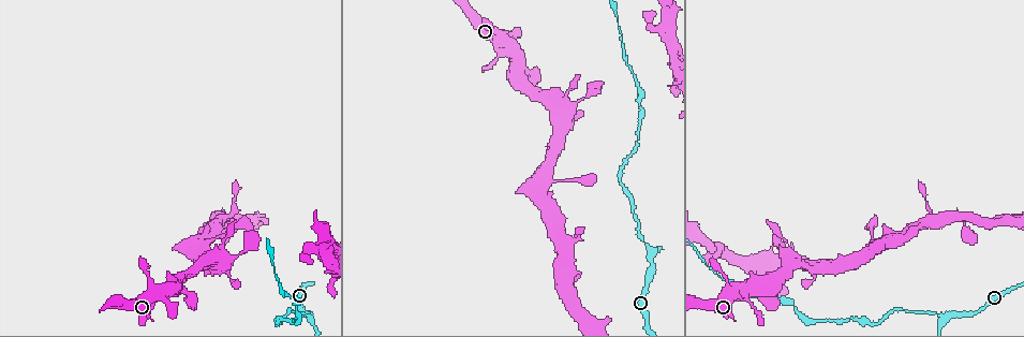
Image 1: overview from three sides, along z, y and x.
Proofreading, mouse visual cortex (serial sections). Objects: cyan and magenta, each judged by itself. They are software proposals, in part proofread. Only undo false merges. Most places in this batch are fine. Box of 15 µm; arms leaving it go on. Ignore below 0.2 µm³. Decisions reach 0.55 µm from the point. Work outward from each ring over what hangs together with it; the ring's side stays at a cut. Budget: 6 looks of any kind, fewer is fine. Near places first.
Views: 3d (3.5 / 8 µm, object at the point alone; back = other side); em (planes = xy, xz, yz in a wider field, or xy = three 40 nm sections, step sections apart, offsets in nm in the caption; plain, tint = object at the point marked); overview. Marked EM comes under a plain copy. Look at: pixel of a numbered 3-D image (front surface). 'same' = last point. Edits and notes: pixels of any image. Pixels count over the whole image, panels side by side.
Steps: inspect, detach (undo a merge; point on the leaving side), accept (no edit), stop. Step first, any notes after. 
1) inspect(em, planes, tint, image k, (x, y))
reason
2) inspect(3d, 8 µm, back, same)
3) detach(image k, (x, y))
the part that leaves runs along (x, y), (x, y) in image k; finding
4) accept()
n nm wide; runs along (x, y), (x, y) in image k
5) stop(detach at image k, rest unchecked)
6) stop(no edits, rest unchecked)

inspect(3d, 3.5 µm, image 1, (789, 264))
two arms in line, one across

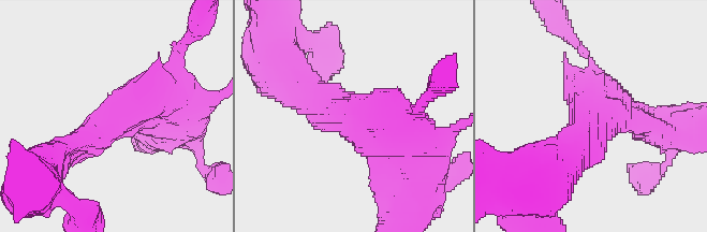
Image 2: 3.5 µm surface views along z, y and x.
inspect(em, xy, step 3, tint, image 2, (110, 120))
3 arms; arms of 350, 450, 600 nm; shape alone is not enough

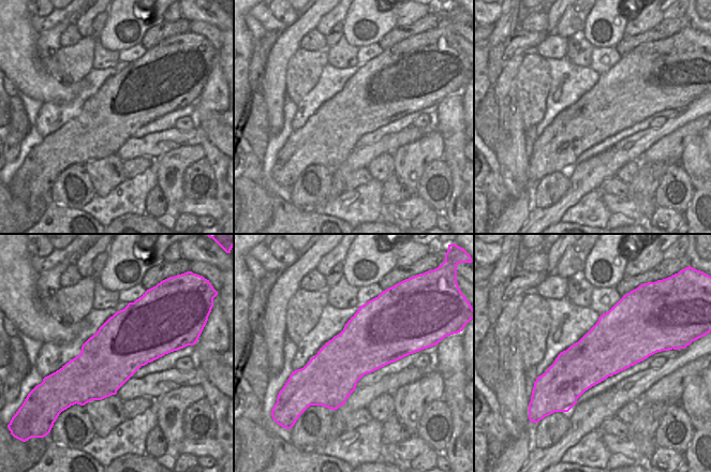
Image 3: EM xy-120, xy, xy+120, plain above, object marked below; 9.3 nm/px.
accept()
runs along (295, 92), (332, 105), (411, 163) in image 2; continuous, no second cell

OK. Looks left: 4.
inspect(3d, 3.5 µm, image 1, (577, 271))
abrupt turn

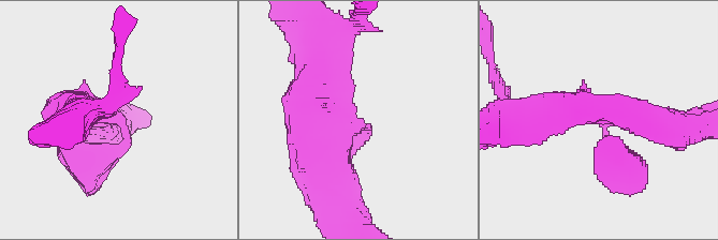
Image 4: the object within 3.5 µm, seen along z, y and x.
inspect(em, xy, step 1, tint, image 4, (607, 133))

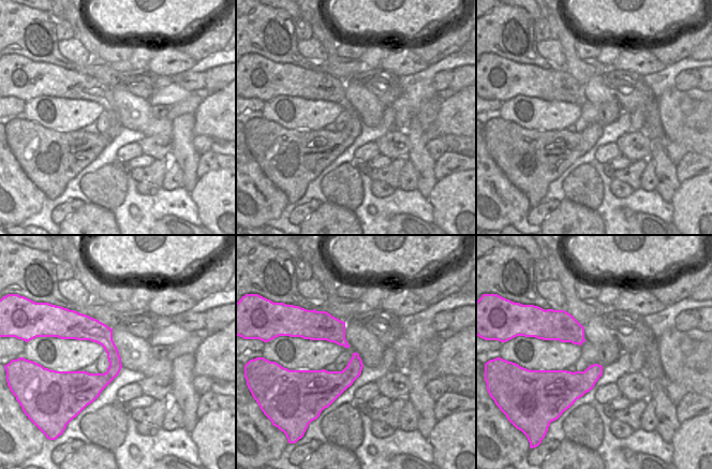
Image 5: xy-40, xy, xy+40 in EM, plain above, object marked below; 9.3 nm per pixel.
accept()
170 nm wide; runs along (581, 109), (603, 116), (611, 152) in image 4; one cell here

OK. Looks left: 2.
inspect(3d, 3.5 µm, image 1, (307, 315))
three arms meet

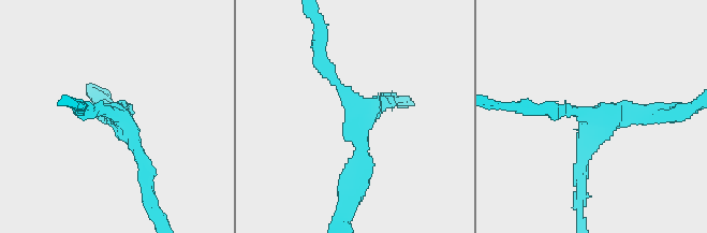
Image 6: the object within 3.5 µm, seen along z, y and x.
inspect(em, xy, step 1, tint, image 6, (601, 114))

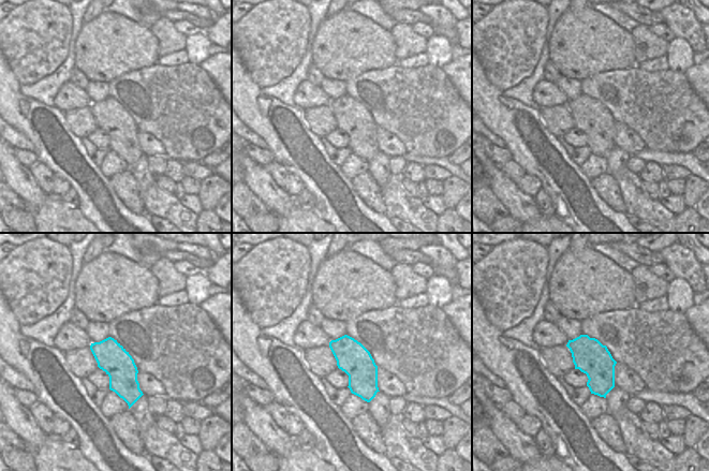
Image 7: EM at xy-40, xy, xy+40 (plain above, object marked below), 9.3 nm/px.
accept()
arms of 150, 200, 300 nm; runs along (357, 189), (357, 104), (321, 63) in image 6; continuous, no second cell

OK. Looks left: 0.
stop(no edits, rest unchecked)

